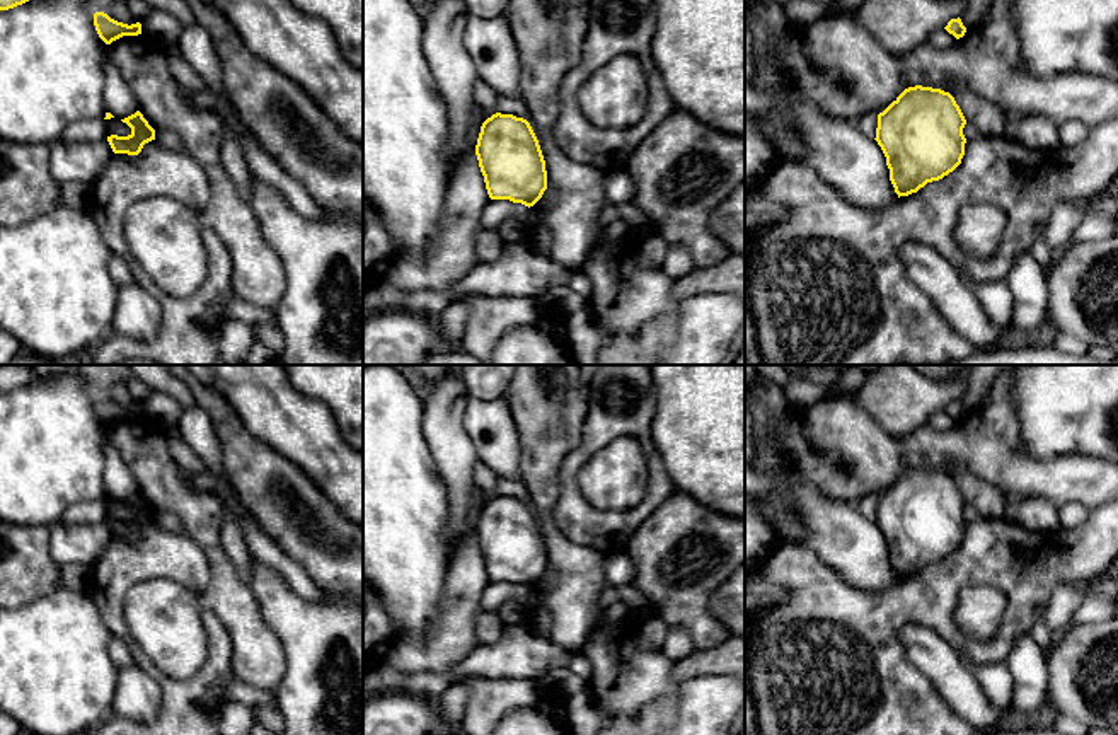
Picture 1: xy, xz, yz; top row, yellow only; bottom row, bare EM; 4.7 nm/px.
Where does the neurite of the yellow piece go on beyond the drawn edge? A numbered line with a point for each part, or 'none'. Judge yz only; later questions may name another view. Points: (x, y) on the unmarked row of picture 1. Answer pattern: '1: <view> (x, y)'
none

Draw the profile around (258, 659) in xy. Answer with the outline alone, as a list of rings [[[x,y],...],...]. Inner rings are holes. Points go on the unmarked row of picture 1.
[[[143,416],[123,418],[109,426],[109,438],[138,483],[138,493],[157,512],[176,513],[184,532],[203,549],[210,583],[199,595],[232,640],[232,672],[256,689],[276,689],[288,663],[278,636],[266,624],[261,605],[222,547],[225,506],[215,493],[196,491],[174,460],[165,428]]]

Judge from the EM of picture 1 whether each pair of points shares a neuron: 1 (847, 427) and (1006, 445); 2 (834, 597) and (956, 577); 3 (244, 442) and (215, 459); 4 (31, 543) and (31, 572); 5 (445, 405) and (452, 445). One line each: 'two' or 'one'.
1: one
2: one
3: two
4: one
5: one

